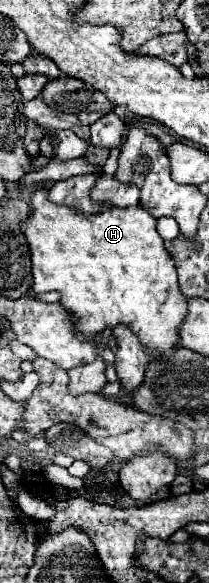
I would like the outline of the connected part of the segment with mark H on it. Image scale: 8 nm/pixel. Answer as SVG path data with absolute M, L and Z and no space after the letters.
M36 190L32 194L32 212L28 216L28 220L22 224L22 232L26 234L28 238L28 244L30 244L30 252L32 252L32 276L34 276L34 286L32 290L36 294L40 292L60 292L60 304L62 308L72 316L72 326L74 326L74 334L78 338L82 338L84 342L88 340L94 340L100 332L104 332L106 328L116 328L118 324L126 324L128 328L132 328L132 332L138 336L140 344L146 348L146 352L152 356L152 358L166 358L170 354L174 354L178 342L180 342L180 336L178 336L178 330L180 330L180 324L184 322L182 318L186 318L186 296L180 292L180 286L178 286L178 276L176 276L176 264L172 260L172 256L166 252L164 248L164 240L158 236L156 232L156 218L148 214L148 210L142 210L140 206L134 206L134 208L110 208L102 214L94 214L94 216L84 216L84 214L78 214L70 208L64 208L64 206L58 206L58 204L52 204L48 200L48 190Z

